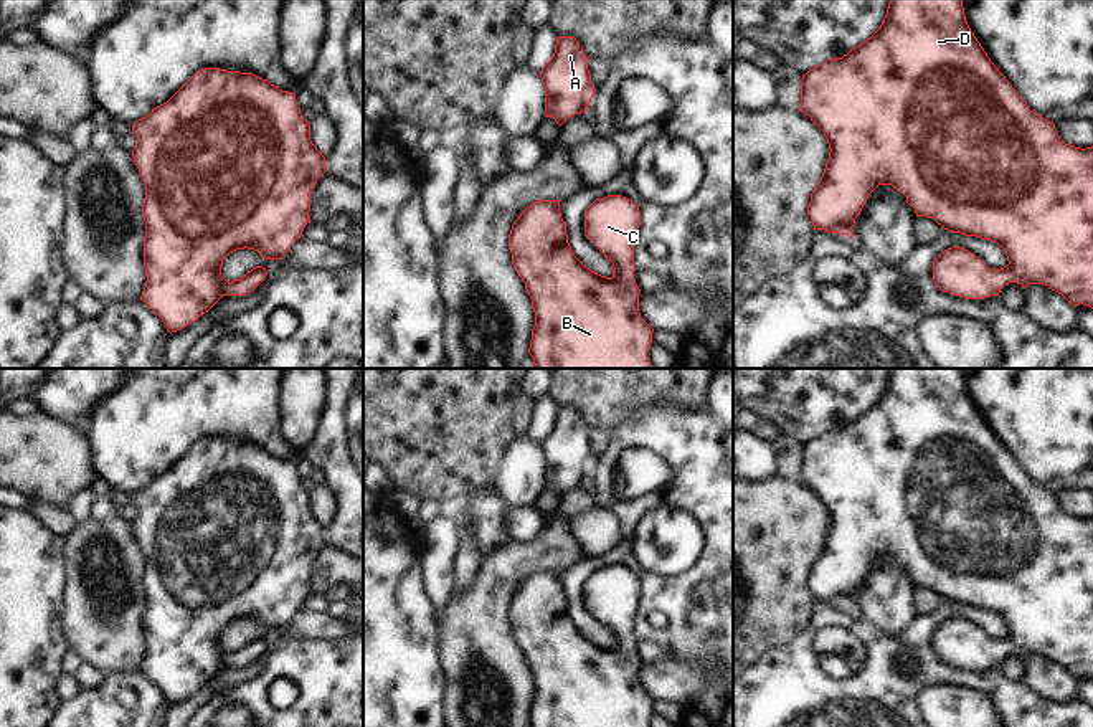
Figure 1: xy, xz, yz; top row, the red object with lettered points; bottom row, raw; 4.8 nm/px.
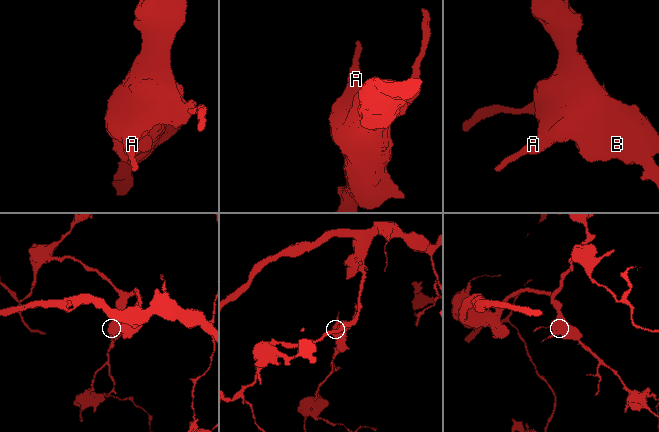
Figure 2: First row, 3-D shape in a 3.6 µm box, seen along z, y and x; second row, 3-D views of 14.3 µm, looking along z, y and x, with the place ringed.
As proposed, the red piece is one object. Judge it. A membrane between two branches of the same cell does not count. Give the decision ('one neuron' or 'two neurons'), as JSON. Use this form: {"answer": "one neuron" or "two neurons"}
{"answer": "one neuron"}

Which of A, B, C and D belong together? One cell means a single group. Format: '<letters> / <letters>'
A B C D

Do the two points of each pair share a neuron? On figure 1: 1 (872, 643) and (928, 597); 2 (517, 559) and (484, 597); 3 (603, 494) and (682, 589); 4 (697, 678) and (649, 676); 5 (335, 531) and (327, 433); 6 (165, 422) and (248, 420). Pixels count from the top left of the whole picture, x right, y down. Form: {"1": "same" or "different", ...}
{"1": "different", "2": "same", "3": "same", "4": "same", "5": "same", "6": "same"}

